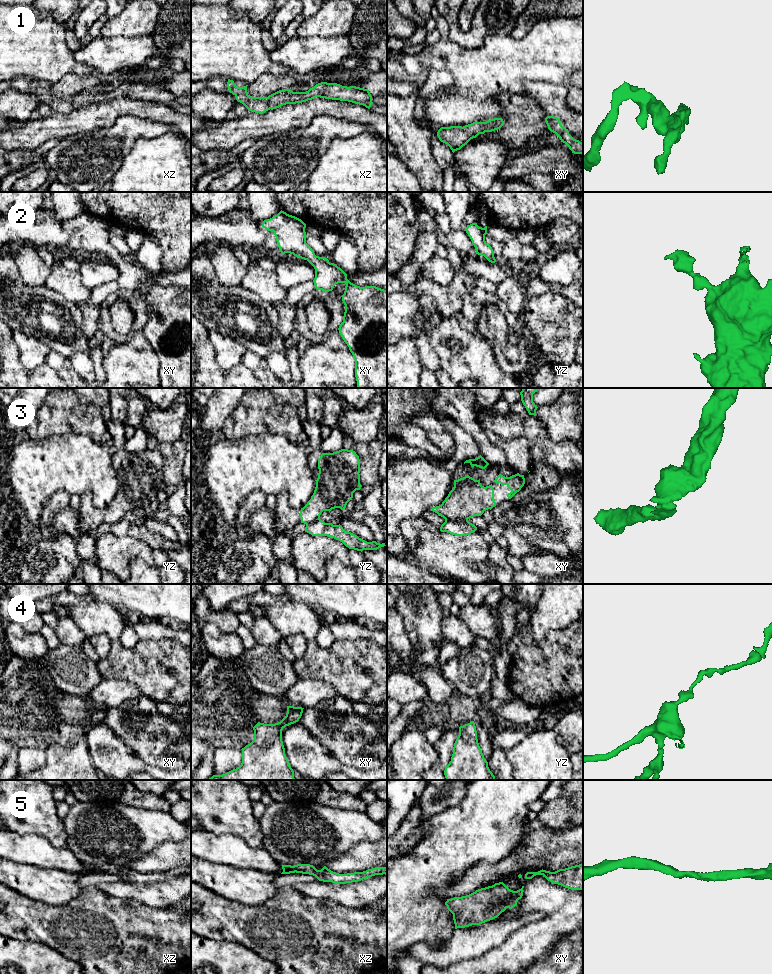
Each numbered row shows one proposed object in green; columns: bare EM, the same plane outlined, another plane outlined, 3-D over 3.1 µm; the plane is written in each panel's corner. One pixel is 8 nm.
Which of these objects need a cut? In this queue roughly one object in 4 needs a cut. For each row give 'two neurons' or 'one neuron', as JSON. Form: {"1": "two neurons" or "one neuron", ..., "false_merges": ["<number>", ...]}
{"1": "one neuron", "2": "one neuron", "3": "two neurons", "4": "one neuron", "5": "one neuron", "false_merges": ["3"]}

